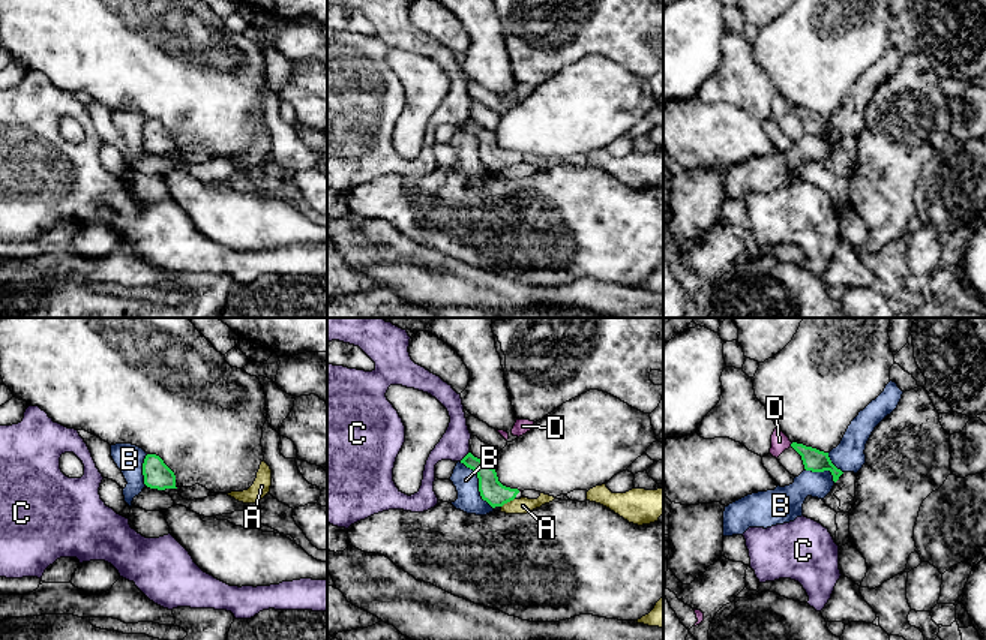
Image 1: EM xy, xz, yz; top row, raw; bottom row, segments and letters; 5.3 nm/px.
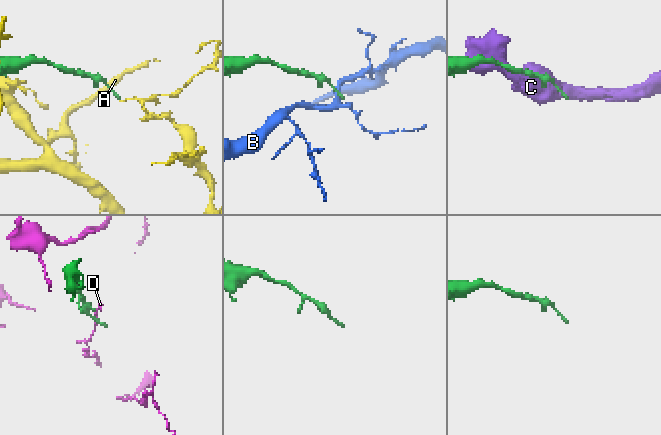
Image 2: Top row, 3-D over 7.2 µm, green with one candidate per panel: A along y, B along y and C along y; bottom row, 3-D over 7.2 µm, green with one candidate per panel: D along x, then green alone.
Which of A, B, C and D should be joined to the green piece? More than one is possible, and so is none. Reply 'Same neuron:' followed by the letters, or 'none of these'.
Same neuron: A

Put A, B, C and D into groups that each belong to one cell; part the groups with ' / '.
A / B / C / D

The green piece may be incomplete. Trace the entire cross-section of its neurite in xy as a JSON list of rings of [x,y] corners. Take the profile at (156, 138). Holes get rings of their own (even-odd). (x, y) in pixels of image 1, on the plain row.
[[[147,118],[143,127],[144,148],[150,153],[177,153],[174,136],[156,118]]]

